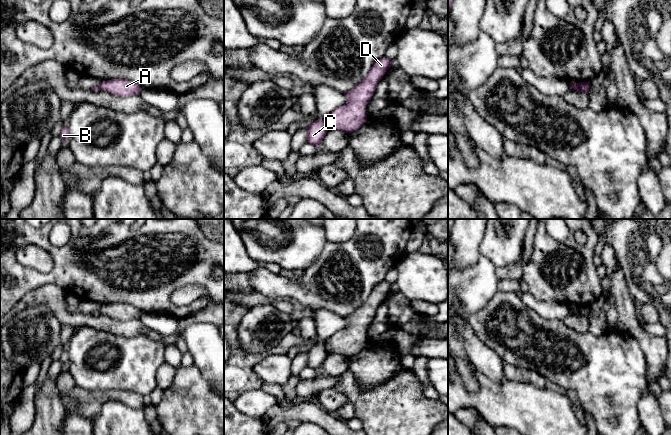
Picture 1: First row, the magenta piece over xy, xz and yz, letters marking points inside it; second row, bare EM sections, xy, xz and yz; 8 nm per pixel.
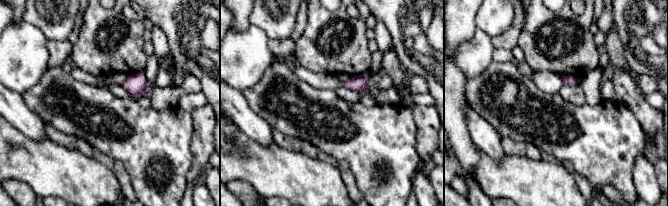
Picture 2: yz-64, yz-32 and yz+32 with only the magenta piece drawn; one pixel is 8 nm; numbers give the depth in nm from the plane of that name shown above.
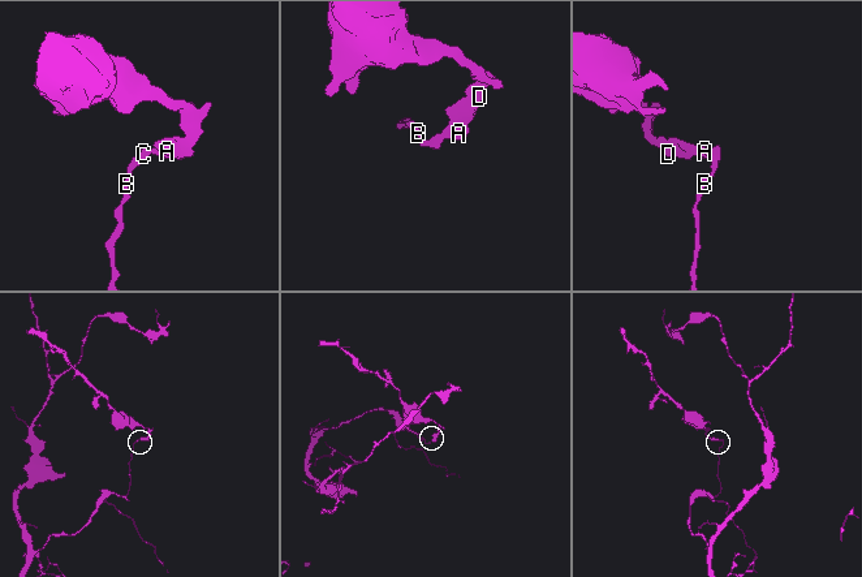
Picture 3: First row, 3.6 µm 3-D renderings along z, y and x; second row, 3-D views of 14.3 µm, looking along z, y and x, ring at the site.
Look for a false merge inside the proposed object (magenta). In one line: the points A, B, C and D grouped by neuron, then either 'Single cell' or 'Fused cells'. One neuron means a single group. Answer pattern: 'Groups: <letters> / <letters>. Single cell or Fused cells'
Groups: A D / B C. Fused cells

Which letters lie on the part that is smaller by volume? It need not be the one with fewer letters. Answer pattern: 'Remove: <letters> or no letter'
Remove: A, D

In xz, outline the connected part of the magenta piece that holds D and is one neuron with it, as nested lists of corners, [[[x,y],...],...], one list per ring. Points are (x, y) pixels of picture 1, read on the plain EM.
[[[386,281],[377,284],[368,299],[352,314],[344,317],[348,325],[328,338],[325,348],[349,358],[361,352],[367,345],[366,330],[379,305],[392,289],[393,286]]]

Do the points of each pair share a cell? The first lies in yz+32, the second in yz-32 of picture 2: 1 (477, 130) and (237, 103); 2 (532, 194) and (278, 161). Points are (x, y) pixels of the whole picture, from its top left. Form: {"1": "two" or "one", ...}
{"1": "one", "2": "one"}

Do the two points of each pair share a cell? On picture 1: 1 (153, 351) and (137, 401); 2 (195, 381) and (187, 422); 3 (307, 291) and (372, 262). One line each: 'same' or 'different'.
1: different
2: same
3: same

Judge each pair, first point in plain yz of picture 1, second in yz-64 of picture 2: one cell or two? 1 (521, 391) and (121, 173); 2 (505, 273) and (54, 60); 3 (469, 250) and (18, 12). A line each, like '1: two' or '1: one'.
1: two
2: one
3: one

